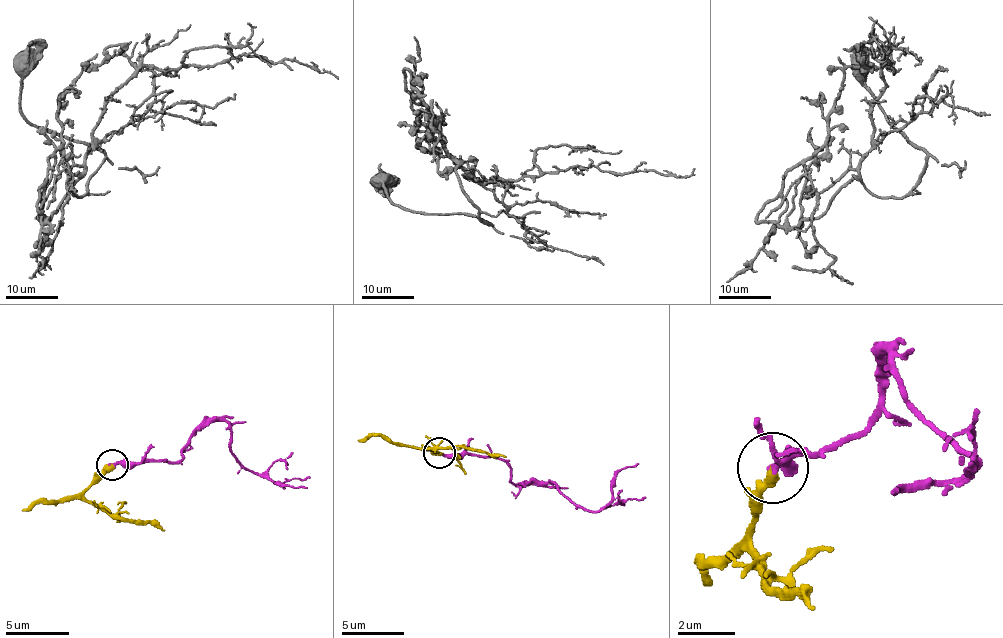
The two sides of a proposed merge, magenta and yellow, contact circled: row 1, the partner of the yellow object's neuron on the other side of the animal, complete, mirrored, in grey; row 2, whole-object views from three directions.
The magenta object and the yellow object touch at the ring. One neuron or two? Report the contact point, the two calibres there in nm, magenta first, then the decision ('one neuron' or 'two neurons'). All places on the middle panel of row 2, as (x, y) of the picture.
at (439, 453); 240 nm thick on the magenta side, 400 nm on the other; one neuron

